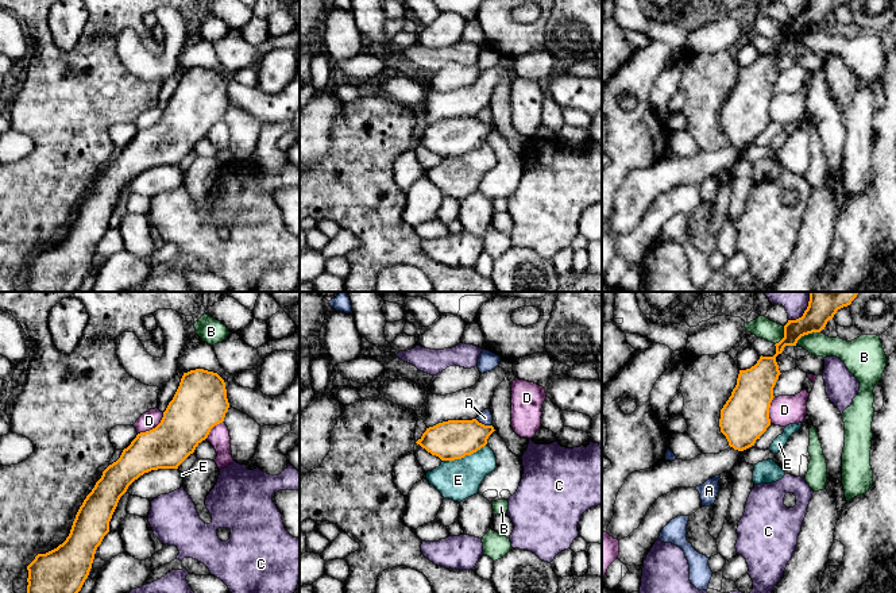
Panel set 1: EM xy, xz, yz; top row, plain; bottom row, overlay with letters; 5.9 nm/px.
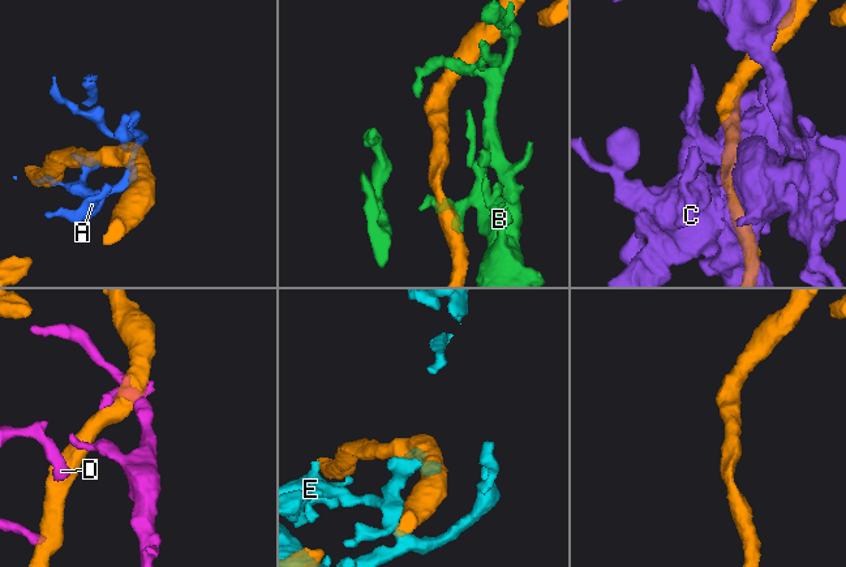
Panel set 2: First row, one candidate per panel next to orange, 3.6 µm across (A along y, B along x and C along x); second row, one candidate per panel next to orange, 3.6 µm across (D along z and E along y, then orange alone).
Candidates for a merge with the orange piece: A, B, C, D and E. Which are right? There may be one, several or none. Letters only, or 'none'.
none

